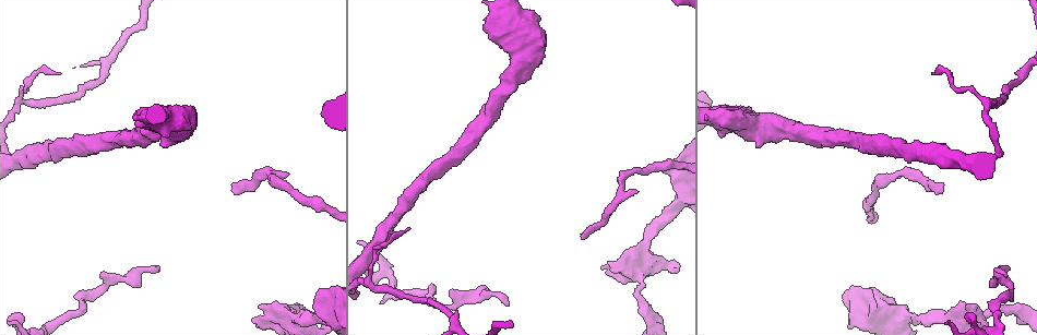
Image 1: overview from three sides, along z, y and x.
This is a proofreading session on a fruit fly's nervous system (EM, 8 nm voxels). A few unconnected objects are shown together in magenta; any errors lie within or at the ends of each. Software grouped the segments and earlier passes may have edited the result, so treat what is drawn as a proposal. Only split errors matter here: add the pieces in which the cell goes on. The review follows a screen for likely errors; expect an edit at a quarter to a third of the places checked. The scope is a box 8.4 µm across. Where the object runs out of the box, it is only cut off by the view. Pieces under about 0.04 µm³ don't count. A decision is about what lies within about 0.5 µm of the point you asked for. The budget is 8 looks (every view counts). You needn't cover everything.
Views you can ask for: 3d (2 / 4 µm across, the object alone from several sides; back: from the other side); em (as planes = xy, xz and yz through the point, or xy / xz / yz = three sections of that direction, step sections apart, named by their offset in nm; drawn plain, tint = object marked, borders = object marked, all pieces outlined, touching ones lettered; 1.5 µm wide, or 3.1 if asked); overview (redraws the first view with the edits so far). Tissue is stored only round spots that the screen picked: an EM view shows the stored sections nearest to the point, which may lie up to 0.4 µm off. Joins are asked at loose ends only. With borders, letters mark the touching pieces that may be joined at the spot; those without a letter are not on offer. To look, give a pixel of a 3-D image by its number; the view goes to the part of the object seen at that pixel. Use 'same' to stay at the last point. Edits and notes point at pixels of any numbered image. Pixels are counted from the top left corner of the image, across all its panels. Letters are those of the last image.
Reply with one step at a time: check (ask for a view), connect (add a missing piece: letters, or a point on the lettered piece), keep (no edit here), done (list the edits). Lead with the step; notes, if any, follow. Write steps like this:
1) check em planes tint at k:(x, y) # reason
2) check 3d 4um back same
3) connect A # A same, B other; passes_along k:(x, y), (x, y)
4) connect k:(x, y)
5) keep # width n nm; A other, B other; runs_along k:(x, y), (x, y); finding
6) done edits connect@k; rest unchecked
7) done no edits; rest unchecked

check em planes plain at 1:(581, 239) # thin end

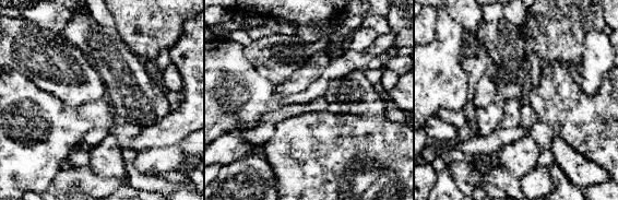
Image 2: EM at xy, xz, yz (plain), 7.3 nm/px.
check em planes borders same # what lies round it

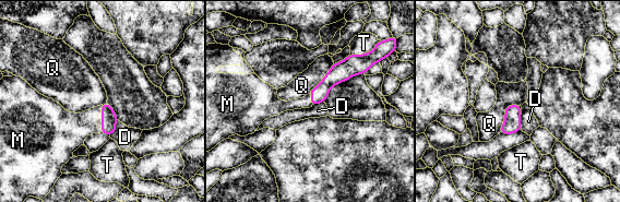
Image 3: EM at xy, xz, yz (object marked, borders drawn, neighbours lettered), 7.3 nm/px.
connect 3:(70, 130) # D other, M same, Q other, T other; it goes on there

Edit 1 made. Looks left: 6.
check overview

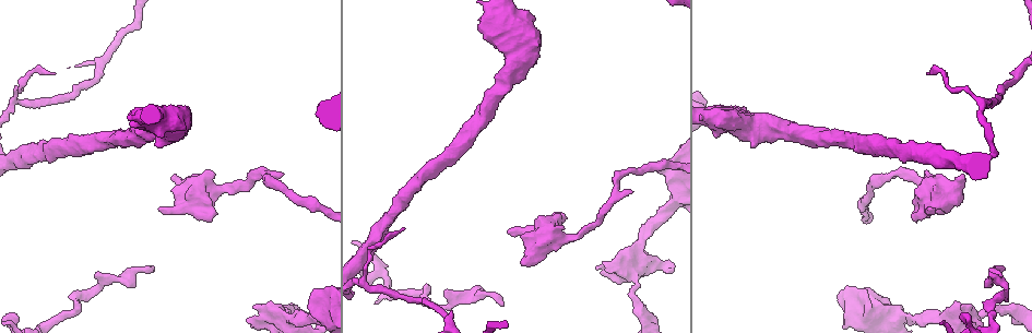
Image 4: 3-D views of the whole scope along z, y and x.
check em yz step 4 tint at 4:(158, 209) # an open end

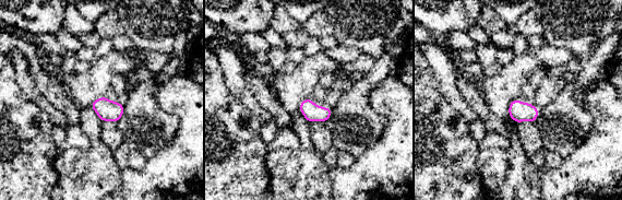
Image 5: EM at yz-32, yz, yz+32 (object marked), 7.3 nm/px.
check em planes borders same # cut it another way

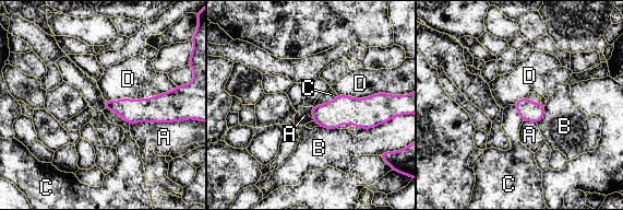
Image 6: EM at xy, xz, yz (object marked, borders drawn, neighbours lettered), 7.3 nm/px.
keep # A other, B other, C other, D other; border 6:(105, 108), (115, 112), (129, 124); none of them fits

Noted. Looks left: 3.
check em yz step 4 borders at 4:(255, 308) # branch stops here

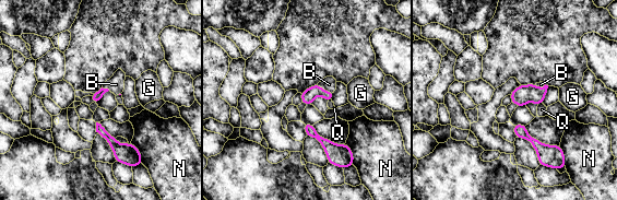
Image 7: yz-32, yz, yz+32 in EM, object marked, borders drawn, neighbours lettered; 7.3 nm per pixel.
check em xz step 4 borders same # another direction

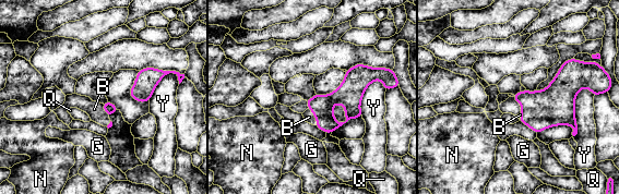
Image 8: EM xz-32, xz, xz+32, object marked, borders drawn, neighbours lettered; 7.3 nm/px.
connect 8:(309, 117) # longest_contact Y 380 nm; B same, G other, N other, Q other, Y other; the cell continues

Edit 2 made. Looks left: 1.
done edits connect@3, connect@8; rest unchecked

